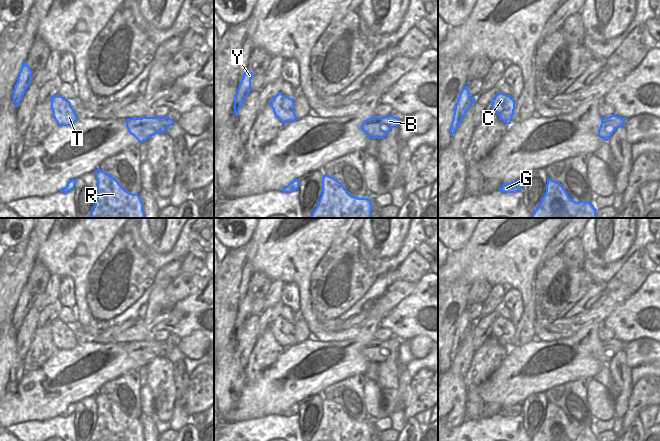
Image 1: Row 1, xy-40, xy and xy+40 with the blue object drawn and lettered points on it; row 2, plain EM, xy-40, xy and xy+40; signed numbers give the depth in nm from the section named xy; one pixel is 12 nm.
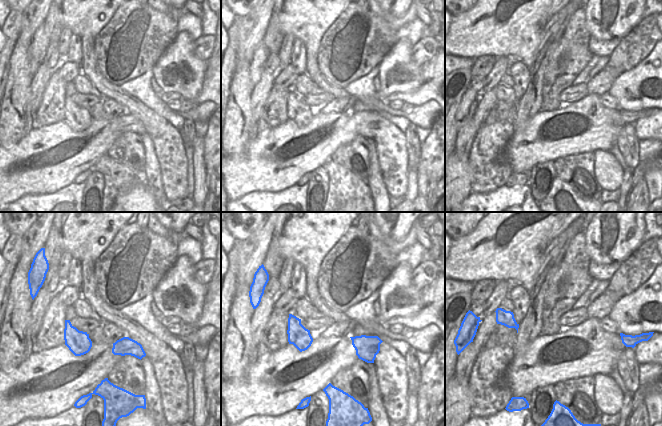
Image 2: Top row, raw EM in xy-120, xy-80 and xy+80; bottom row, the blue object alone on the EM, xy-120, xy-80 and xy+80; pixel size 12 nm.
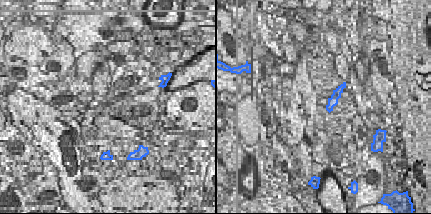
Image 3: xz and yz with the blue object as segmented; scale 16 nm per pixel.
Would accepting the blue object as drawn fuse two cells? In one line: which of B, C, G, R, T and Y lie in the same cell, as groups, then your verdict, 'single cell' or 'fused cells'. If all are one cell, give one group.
B G R T Y / C; fused cells

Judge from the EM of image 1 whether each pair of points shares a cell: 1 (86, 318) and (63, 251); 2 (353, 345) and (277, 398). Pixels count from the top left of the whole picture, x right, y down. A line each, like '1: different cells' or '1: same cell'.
1: same cell
2: same cell

